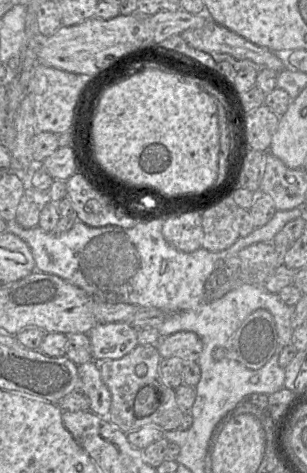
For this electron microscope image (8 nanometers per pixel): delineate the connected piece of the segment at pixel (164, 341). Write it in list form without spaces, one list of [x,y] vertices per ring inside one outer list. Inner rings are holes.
[[[179,331],[162,337],[156,347],[162,358],[179,358],[183,362],[197,362],[203,351],[203,342],[192,331]]]

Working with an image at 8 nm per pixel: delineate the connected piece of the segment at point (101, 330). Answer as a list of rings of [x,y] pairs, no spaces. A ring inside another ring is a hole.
[[[126,322],[98,323],[88,333],[93,361],[116,360],[137,345],[137,329]]]

